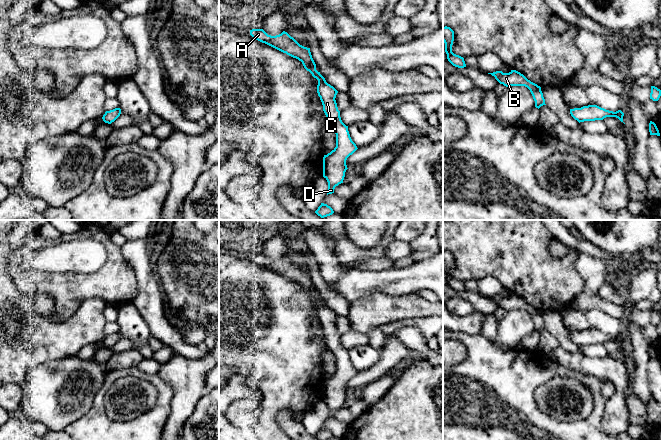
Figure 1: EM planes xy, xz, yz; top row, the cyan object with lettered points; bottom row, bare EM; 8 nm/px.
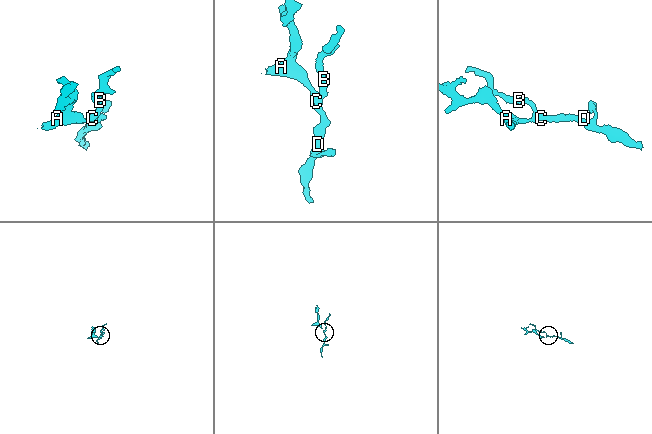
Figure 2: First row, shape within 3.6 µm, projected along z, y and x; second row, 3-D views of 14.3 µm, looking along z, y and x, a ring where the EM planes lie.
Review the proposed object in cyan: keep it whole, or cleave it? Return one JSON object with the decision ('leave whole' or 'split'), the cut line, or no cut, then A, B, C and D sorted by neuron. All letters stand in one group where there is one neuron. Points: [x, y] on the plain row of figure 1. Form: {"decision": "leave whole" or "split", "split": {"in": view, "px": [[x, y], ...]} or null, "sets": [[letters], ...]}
{"decision": "leave whole", "split": null, "sets": [["A", "B", "C", "D"]]}

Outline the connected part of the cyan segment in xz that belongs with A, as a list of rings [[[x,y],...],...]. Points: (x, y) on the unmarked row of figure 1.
[[[252,253],[250,259],[262,267],[298,283],[304,292],[318,304],[317,317],[323,329],[326,345],[336,358],[336,371],[323,381],[323,401],[328,406],[327,419],[334,417],[335,411],[343,407],[345,396],[348,393],[347,382],[358,373],[350,361],[348,350],[341,344],[335,324],[338,315],[328,308],[320,296],[316,294],[310,272],[300,269],[287,256],[283,255],[279,259],[271,260],[263,253]]]

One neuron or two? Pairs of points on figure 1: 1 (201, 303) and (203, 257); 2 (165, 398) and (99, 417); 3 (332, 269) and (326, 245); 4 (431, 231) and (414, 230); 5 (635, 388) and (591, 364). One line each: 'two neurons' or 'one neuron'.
1: one neuron
2: one neuron
3: one neuron
4: two neurons
5: two neurons

